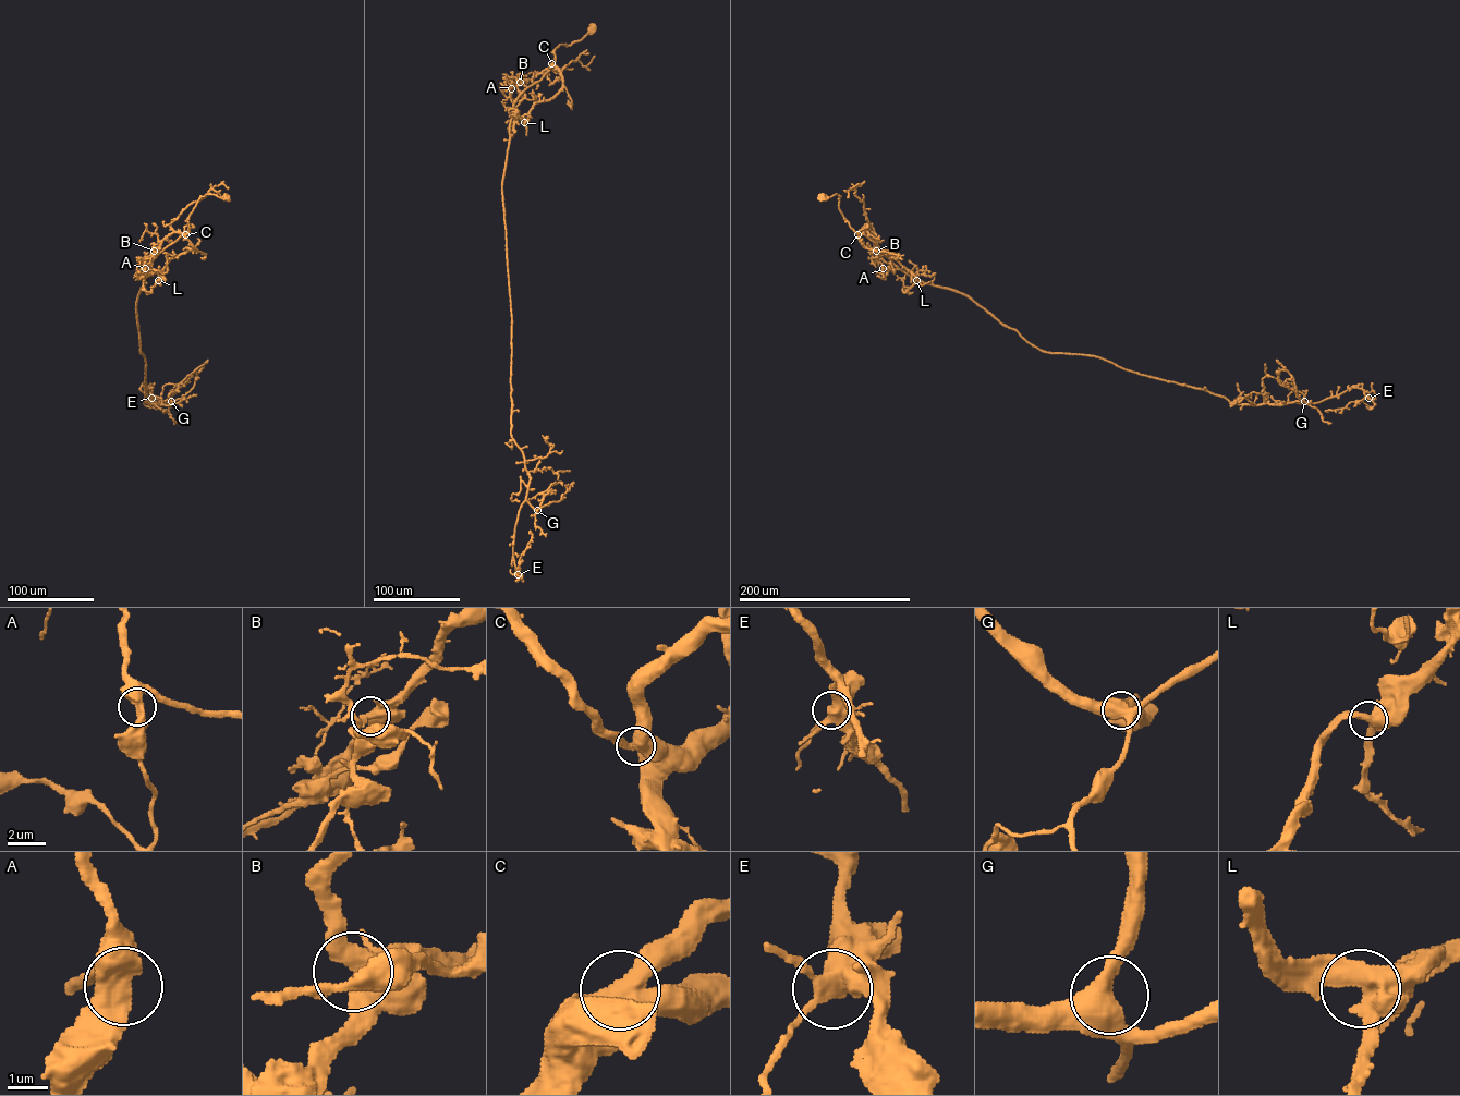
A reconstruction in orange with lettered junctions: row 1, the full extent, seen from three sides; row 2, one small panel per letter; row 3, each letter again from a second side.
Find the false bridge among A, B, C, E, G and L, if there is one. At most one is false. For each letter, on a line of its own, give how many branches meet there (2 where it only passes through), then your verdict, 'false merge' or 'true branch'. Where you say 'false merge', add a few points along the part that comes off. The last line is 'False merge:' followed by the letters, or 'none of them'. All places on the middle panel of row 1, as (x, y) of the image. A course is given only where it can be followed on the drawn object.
A: 3 branches meet; true branch
B: 3 branches meet; true branch
C: 3 branches meet; true branch
E: 3 branches meet; true branch
G: 3 branches meet; true branch
L: 3 branches meet; true branch
False merge: none of them

